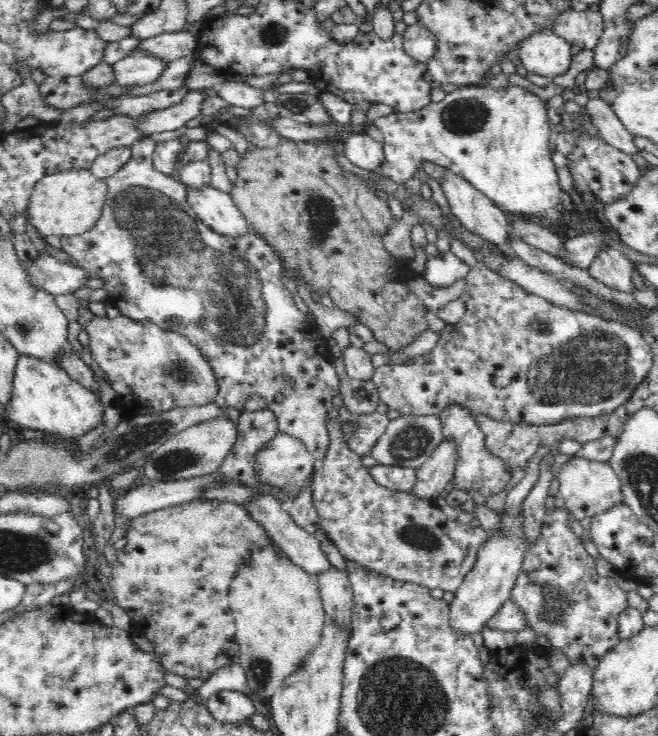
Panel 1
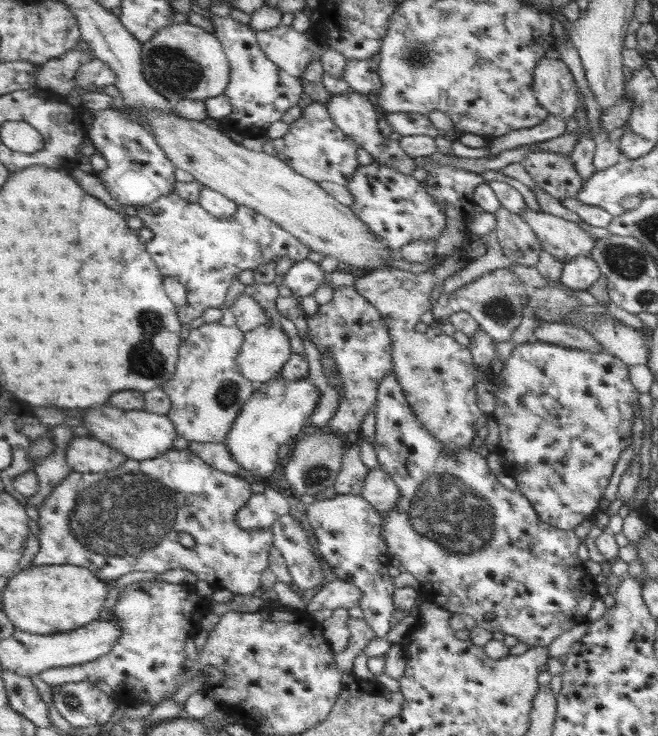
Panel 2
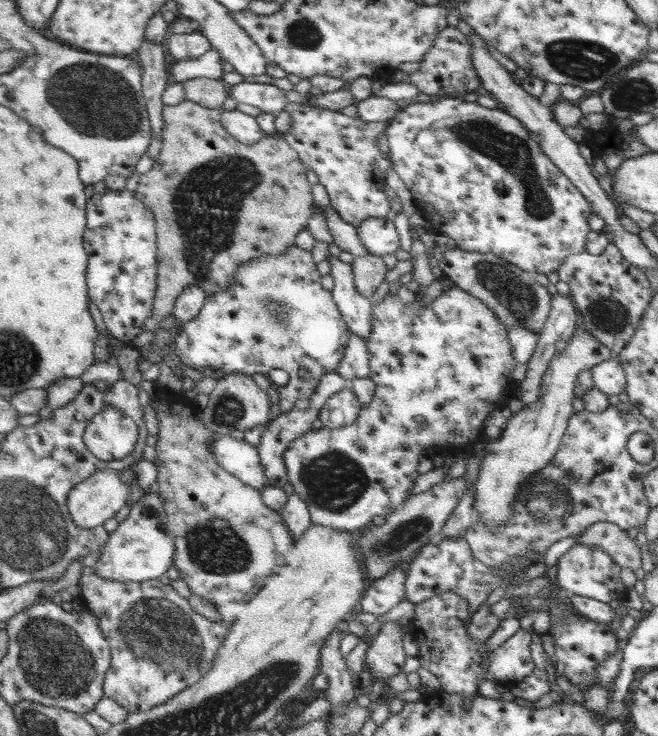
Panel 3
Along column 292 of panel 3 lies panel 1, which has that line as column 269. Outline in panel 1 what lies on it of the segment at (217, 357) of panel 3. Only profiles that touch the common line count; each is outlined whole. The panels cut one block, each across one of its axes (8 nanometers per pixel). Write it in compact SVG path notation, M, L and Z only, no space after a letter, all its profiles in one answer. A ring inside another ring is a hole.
M148 136L132 146L130 162L120 172L106 178L108 194L100 218L86 232L60 236L62 250L68 252L90 278L106 282L104 290L108 292L108 302L112 302L124 318L158 326L168 334L178 334L200 350L218 384L214 398L218 408L242 414L240 408L244 400L250 394L258 394L264 398L266 410L278 418L280 432L300 438L310 454L322 462L330 442L326 416L334 408L332 400L340 394L336 356L330 352L328 342L320 338L318 326L310 324L296 306L282 282L282 266L264 238L250 230L240 236L224 236L204 224L188 202L184 184L156 170L154 154L156 142ZM278 394L284 396L282 402L276 402Z

